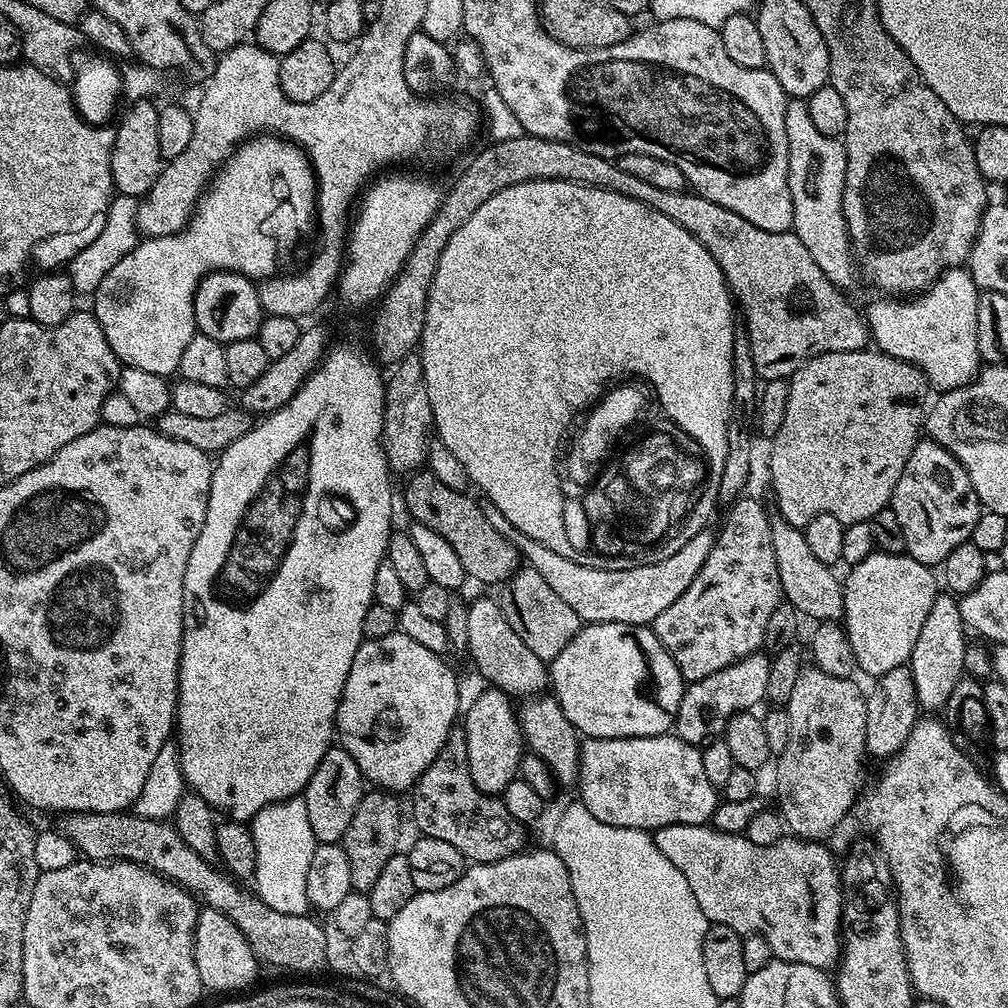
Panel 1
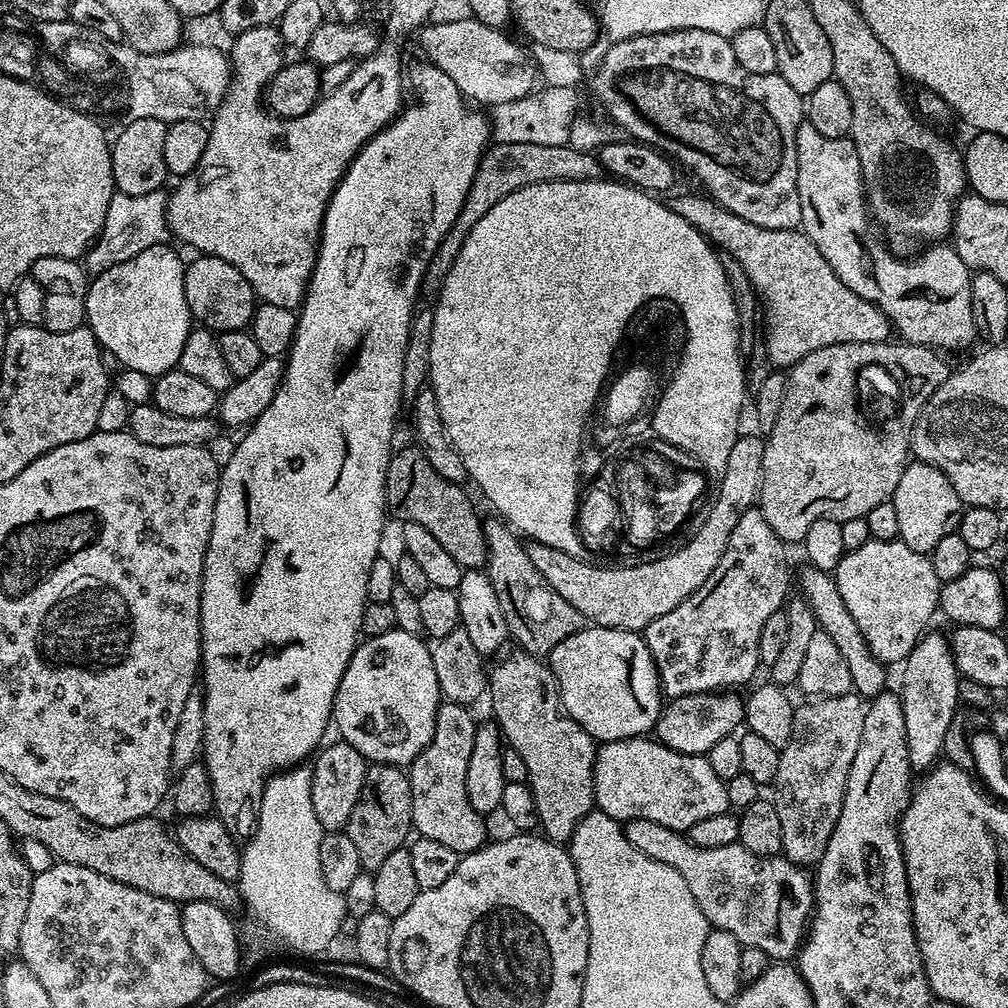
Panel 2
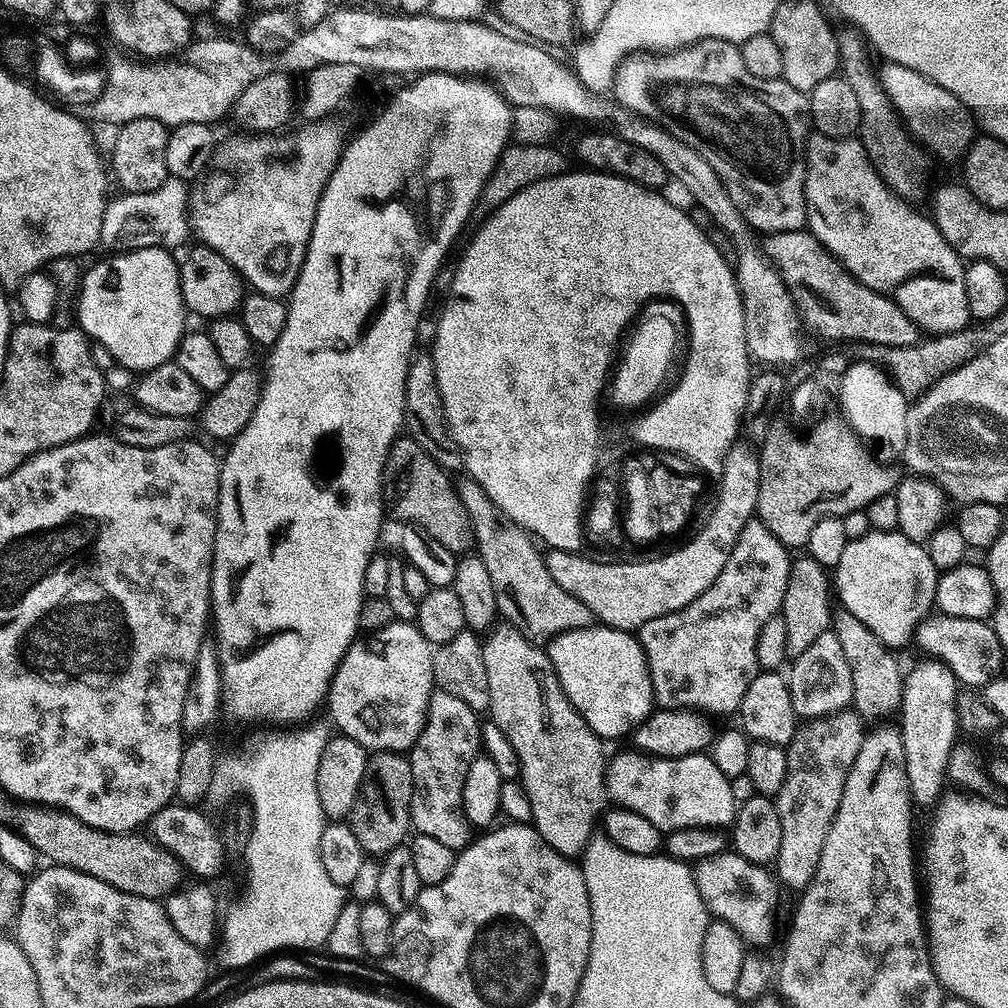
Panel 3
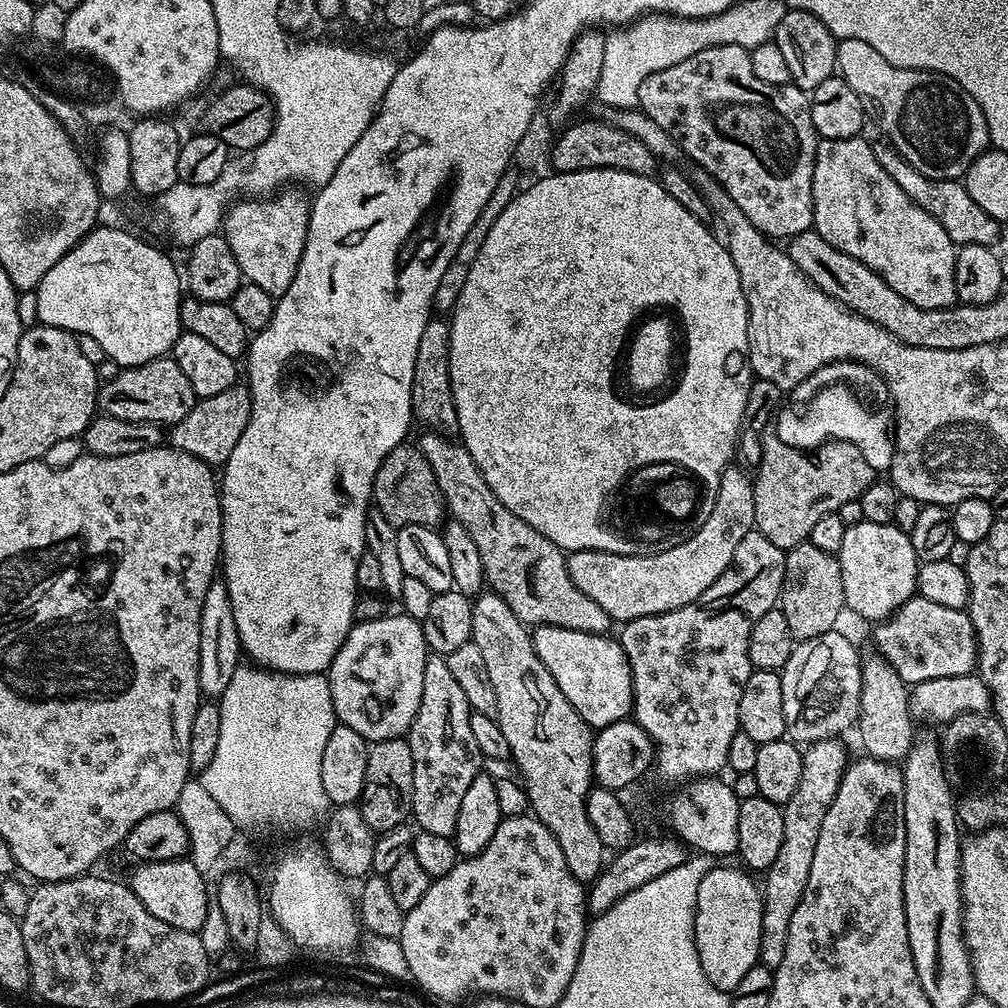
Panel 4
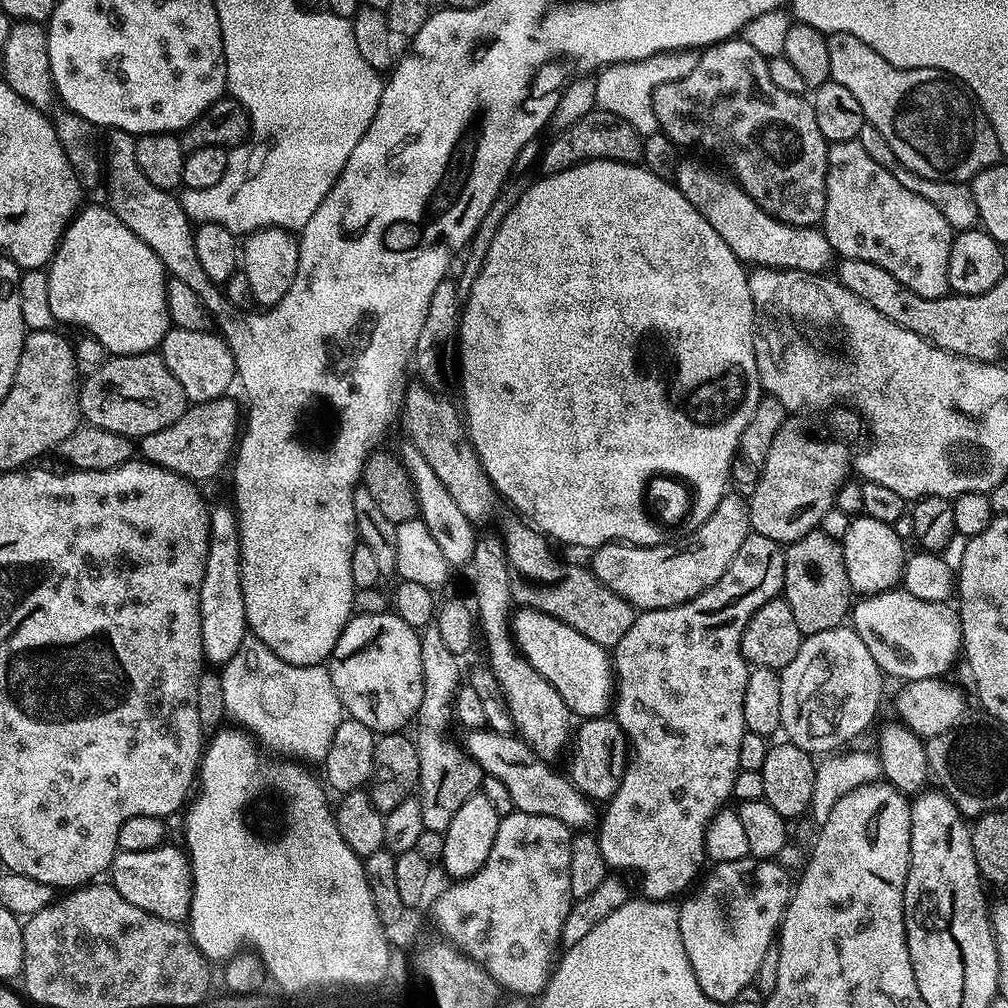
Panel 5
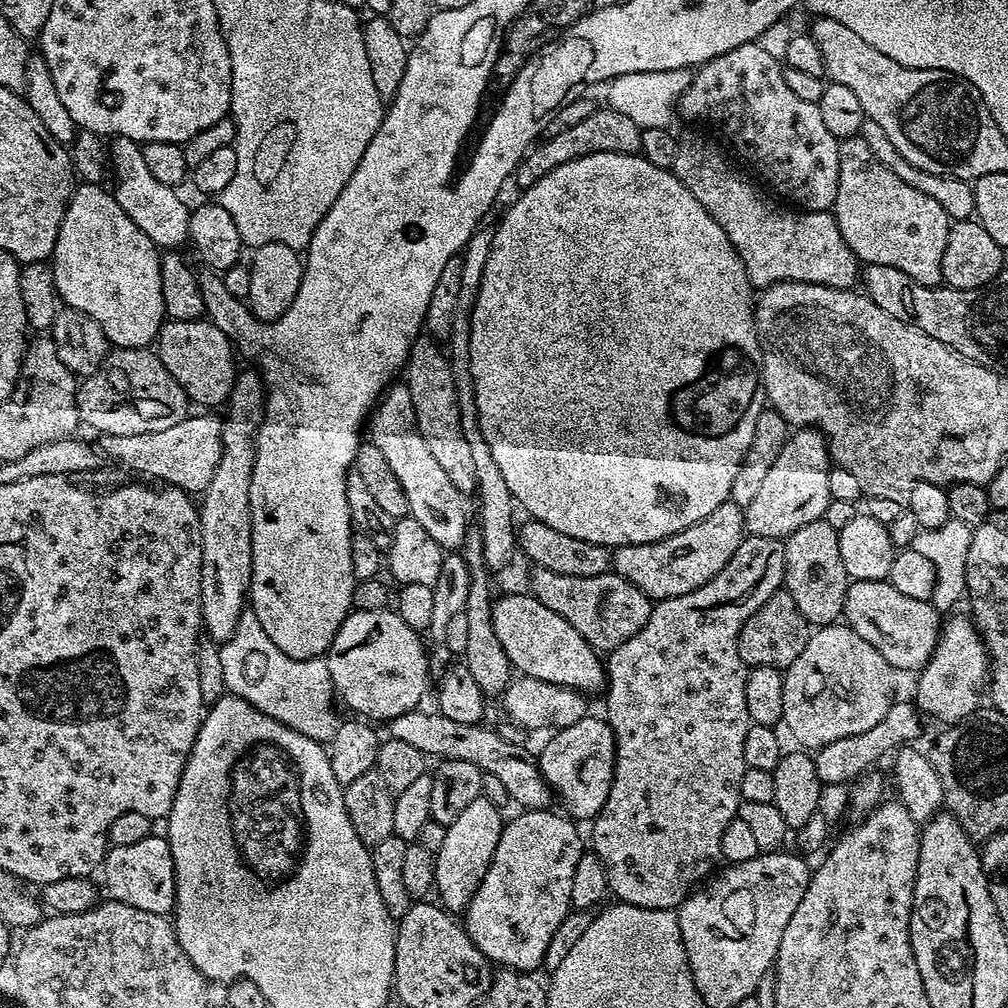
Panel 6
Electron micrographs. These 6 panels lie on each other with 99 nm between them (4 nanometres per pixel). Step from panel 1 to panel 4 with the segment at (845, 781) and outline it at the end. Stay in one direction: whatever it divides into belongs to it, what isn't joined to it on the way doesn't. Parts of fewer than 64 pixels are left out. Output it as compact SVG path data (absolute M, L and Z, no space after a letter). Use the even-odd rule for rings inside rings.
M840 738L819 740L803 749L802 782L798 782L794 798L782 805L784 845L782 850L778 850L778 858L774 858L774 862L762 876L764 913L759 963L773 970L780 965L782 958L786 958L786 934L790 934L790 918L794 918L794 910L798 910L798 902L802 902L806 878L810 878L810 866L814 862L814 846L818 846L818 834L822 830L822 821L826 819L826 810L830 810L834 794L838 794L844 772L850 763L850 755L848 756L844 749L844 742Z

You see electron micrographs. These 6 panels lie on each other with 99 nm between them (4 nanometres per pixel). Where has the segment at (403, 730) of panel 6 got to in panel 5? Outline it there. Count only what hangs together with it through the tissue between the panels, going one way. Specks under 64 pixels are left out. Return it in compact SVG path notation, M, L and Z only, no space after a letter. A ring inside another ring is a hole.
M486 727L469 731L465 736L468 737L463 737L462 743L480 767L481 773L498 778L498 782L505 784L506 791L514 802L515 811L558 818L567 828L573 830L588 830L592 823L592 827L597 823L597 805L579 792L565 773L563 776L562 773L555 772L549 761L536 755L536 751L525 740L520 739L519 735L496 733Z

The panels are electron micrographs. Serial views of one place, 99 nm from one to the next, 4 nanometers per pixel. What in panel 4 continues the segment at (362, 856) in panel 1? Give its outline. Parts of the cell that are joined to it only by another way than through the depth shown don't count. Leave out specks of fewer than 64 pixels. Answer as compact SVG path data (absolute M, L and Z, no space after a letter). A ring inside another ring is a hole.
M407 739L377 740L369 747L364 789L358 807L366 826L370 826L373 833L389 832L409 819L412 811L413 782L414 758L410 754Z

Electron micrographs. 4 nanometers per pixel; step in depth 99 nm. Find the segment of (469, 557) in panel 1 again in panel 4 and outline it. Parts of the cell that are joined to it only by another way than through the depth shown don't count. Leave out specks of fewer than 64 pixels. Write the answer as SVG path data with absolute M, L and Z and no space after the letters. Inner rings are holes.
M408 442L399 444L390 450L390 454L386 454L382 466L378 466L372 487L375 511L382 513L386 522L390 522L396 529L407 524L439 529L446 520L444 496L440 493L430 462L426 462L419 447L412 445L411 448L410 445Z

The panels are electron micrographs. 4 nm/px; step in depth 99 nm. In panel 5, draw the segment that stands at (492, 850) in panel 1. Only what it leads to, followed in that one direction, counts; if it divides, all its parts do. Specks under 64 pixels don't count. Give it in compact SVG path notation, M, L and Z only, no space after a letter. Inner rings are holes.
M429 626L419 633L422 650L422 702L414 717L414 739L420 763L418 799L426 832L445 832L454 822L462 802L476 793L482 784L480 767L459 739L452 737L456 695L462 687L461 657L450 652L438 630Z

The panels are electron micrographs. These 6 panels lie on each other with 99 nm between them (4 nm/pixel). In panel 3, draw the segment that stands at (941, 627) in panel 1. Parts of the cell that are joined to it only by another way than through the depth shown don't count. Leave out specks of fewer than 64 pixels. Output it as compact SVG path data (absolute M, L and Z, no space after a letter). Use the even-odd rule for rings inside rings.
M931 658L922 660L912 669L907 669L904 678L904 693L898 713L898 731L906 750L906 778L912 792L913 805L935 805L945 791L948 774L948 759L958 744L956 726L956 694L958 681L946 667Z

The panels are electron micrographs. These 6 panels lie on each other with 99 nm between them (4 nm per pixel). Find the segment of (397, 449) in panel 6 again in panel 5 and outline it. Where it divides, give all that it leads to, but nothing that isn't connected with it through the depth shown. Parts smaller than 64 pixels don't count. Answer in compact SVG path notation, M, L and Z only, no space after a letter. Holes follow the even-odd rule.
M405 447L402 453L404 468L412 478L412 484L416 487L416 501L419 519L423 520L426 530L430 530L430 535L434 537L434 542L438 542L438 547L442 549L442 555L446 557L446 562L453 568L467 569L474 558L474 546L478 539L478 528L462 514L462 509L454 503L454 498L450 498L446 486L438 479L438 474L430 470L430 462L418 454L414 447Z

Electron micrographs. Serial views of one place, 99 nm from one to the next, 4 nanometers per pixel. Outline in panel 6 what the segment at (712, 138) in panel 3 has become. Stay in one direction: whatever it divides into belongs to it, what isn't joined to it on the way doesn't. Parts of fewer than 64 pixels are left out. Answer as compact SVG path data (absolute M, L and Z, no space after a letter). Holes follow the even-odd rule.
M760 43L743 44L699 65L690 86L686 86L680 95L678 112L688 120L713 124L752 163L753 170L773 188L771 191L781 201L805 212L832 212L835 209L840 141L830 134L830 130L826 130L819 104L805 102L790 91L790 86L786 86L781 61L766 54Z

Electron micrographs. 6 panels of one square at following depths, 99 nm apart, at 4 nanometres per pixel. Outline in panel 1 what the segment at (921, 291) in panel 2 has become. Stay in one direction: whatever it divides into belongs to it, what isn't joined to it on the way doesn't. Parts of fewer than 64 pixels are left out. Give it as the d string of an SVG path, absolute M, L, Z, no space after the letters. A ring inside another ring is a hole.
M800 98L789 99L786 106L786 146L788 147L788 185L794 206L791 231L806 246L810 258L818 262L822 274L841 290L858 280L858 265L848 240L848 227L842 206L846 186L846 150L835 136L822 134L810 122L807 103ZM961 266L959 268L949 268L947 272L942 273L941 276L924 292L921 292L911 298L893 298L888 294L877 295L877 300L869 302L868 312L866 308L866 319L868 321L871 343L875 345L879 351L884 352L888 356L893 356L899 360L910 362L915 366L915 368L922 370L922 374L927 378L929 385L931 385L935 391L937 388L937 393L943 394L949 392L950 390L954 390L955 388L966 386L975 380L976 373L979 372L982 367L982 361L980 355L978 354L978 298L980 297L980 293L981 289L977 288L974 278L969 274L967 267Z

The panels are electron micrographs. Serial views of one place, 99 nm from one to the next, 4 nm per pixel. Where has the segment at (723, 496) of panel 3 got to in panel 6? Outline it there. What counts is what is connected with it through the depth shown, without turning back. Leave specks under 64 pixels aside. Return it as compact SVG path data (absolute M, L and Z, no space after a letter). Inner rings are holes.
M728 499L714 510L714 514L706 514L702 522L676 532L670 538L645 544L623 544L611 553L610 568L617 576L626 578L626 582L634 582L634 586L653 602L678 598L690 594L690 590L706 586L706 582L710 582L710 578L734 558L734 550L738 550L745 535L744 509Z

